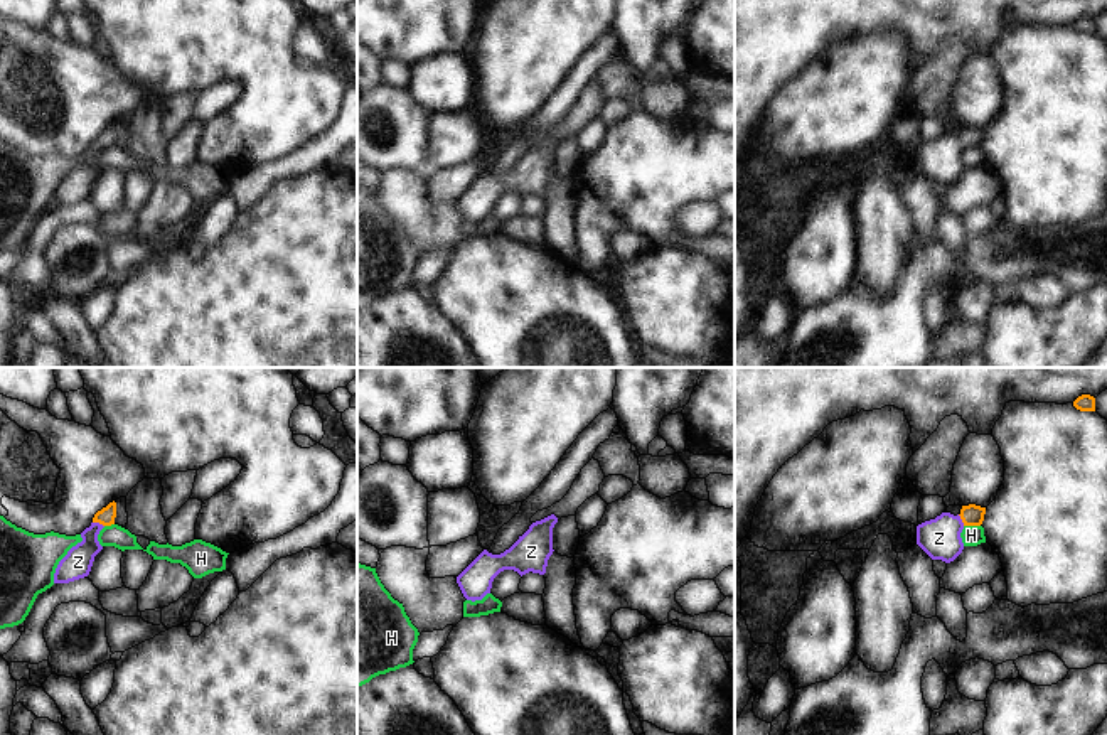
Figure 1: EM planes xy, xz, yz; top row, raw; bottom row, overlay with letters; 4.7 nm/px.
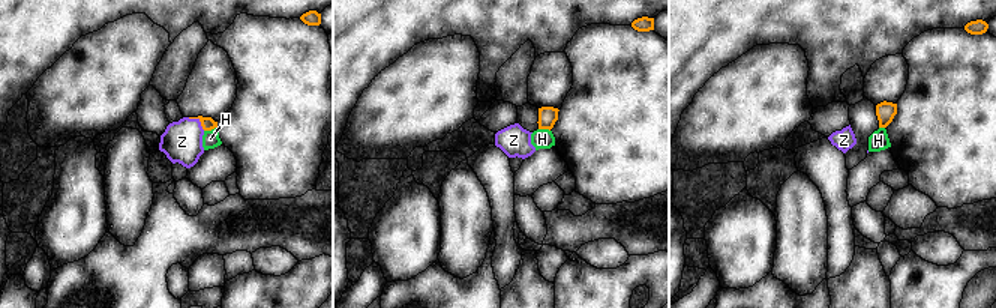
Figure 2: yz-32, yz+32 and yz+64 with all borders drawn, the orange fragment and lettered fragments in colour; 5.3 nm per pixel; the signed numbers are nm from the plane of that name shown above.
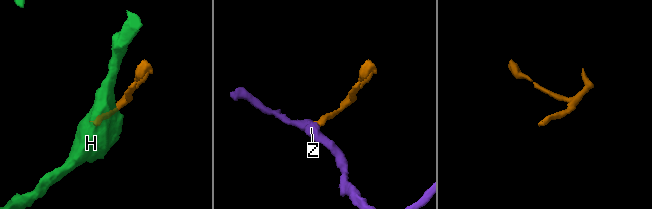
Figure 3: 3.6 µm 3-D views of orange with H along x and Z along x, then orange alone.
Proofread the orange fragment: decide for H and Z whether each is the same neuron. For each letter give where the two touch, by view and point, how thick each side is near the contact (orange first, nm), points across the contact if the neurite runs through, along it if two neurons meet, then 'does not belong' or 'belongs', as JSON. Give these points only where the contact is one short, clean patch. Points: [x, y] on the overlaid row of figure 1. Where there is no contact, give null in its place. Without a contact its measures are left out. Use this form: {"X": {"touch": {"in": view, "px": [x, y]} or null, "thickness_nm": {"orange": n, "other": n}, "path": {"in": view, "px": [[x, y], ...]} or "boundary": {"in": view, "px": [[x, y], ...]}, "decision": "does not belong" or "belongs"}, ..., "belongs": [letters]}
{"H": {"touch": {"in": "yz", "px": [973, 525]}, "thickness_nm": {"orange": 100, "other": 100}, "boundary": {"in": "yz", "px": [[964, 525], [979, 526]]}, "decision": "does not belong"}, "Z": {"touch": {"in": "xy", "px": [98, 521]}, "thickness_nm": {"orange": 80, "other": 140}, "path": {"in": "xy", "px": [[106, 516], [98, 521], [78, 562]]}, "decision": "belongs"}, "belongs": ["Z"]}

